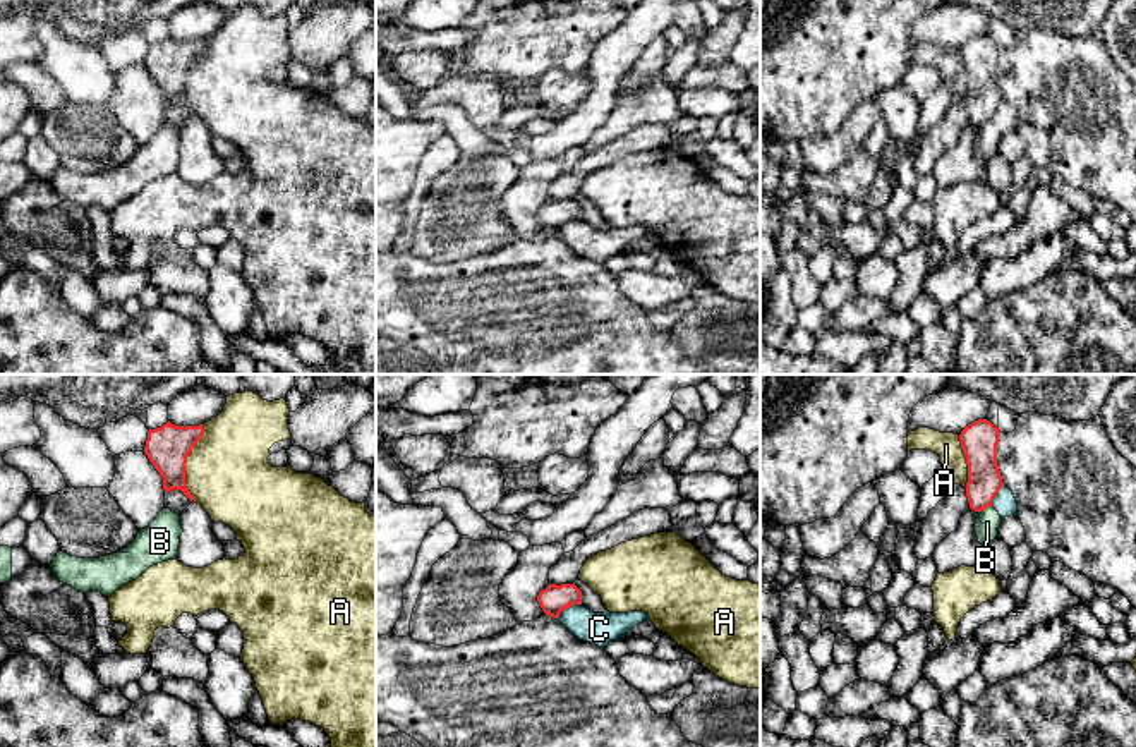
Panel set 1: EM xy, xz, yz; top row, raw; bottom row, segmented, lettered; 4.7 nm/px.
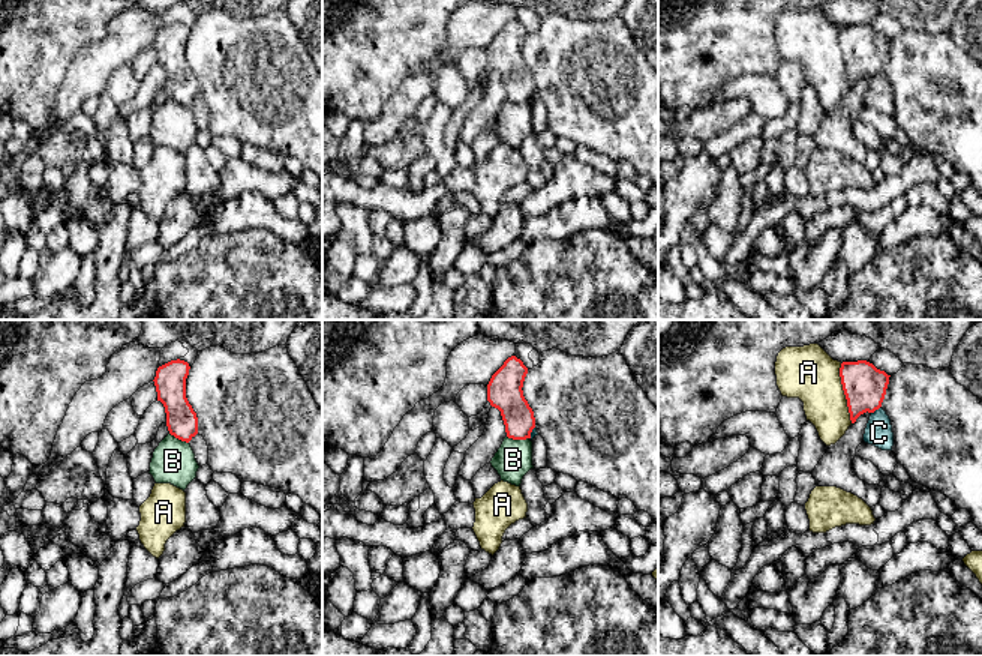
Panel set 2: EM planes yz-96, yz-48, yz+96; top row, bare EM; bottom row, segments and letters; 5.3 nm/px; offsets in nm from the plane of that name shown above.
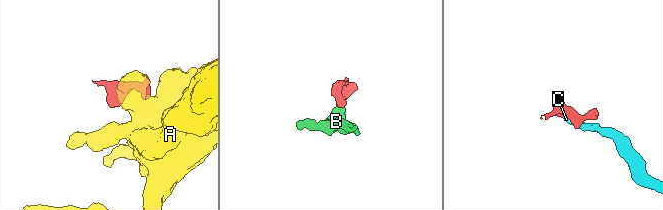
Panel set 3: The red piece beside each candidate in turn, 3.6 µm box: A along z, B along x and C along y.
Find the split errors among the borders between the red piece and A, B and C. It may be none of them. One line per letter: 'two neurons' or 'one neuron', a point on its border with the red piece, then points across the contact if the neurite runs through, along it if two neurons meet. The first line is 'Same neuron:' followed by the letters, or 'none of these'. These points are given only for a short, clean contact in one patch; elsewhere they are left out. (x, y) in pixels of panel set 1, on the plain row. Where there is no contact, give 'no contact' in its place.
Same neuron: none of these
A: two neurons; meets red in xy at (186, 78)
B: two neurons; meets red in yz at (984, 124); border along yz (990, 121), (978, 127)
C: two neurons; meets red in xz at (568, 222)

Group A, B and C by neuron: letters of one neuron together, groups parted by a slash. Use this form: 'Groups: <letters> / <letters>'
Groups: A / B C

